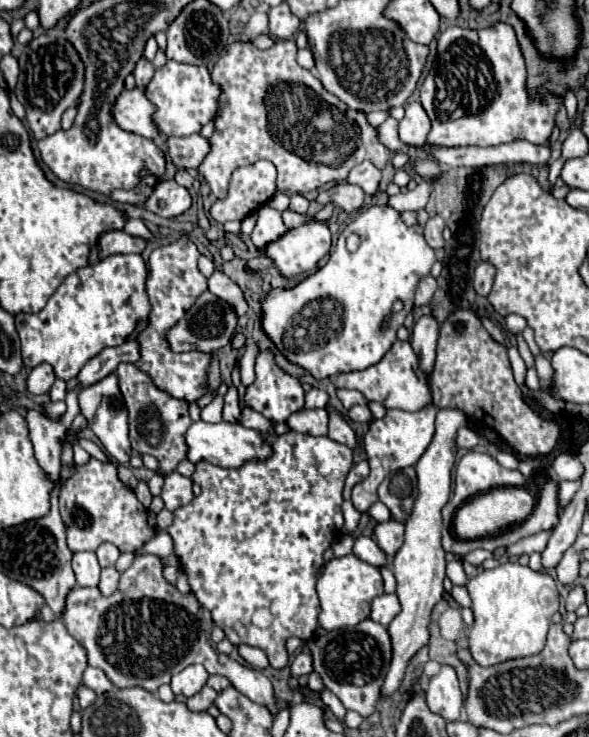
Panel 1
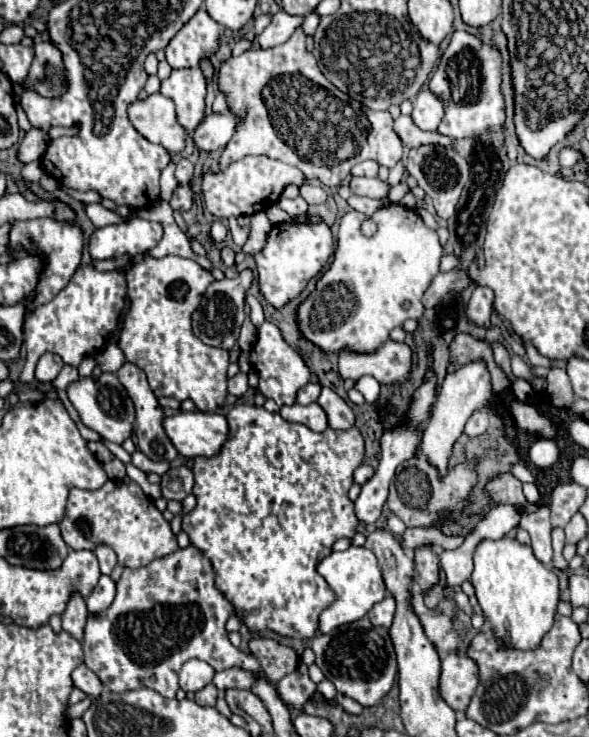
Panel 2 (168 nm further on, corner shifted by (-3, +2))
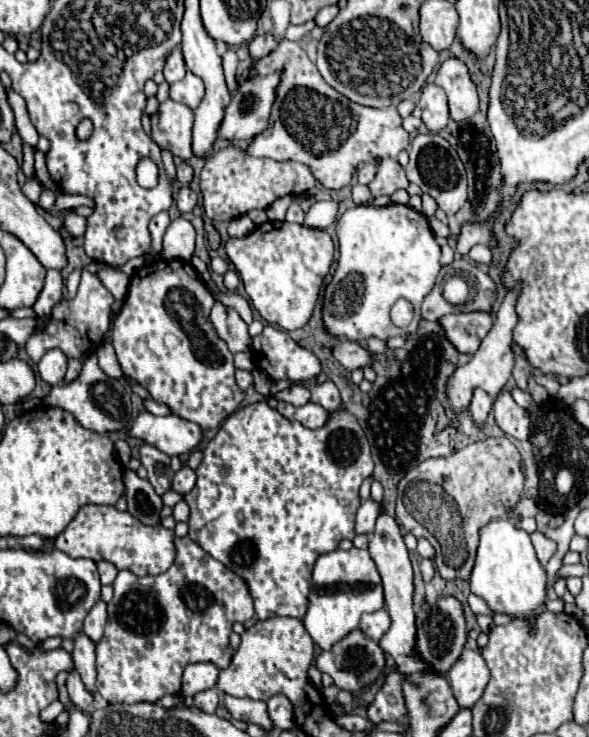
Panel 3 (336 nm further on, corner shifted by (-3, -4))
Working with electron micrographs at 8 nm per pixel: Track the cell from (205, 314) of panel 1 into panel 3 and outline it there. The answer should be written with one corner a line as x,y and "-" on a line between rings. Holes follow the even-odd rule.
216,299
216,305
210,313
210,321
212,321
214,329
218,331
218,335
228,343
228,349
232,353
250,349
252,339
248,335
248,325
242,321
242,317
232,307
224,307

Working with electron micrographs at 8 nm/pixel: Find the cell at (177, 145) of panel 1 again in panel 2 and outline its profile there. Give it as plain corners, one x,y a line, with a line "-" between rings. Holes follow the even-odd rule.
232,113
224,115
208,115
202,125
192,133
194,145
198,151
218,151
222,149
230,137
234,135
234,127
240,123

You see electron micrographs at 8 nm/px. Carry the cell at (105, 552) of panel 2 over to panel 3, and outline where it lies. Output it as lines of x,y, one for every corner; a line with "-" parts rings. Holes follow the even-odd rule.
98,561
98,575
100,575
100,581
102,585
112,585
114,577
116,577
116,567
108,561

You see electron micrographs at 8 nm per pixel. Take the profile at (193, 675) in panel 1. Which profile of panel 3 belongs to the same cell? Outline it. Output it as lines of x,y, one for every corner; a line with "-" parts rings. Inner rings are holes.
194,663
194,665
188,665
184,669
182,691
180,693
184,697
188,697
188,695
194,697
200,691
216,687
218,673
220,673
220,669
214,663

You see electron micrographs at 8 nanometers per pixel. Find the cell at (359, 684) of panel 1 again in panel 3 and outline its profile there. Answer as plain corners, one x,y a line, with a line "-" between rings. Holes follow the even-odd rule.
356,629
350,635
346,635
342,641
338,641
330,651
320,653
320,657
316,659
316,667
322,673
328,673
334,679
336,687
354,693
370,685
384,671
384,653
376,641
368,639
362,631

